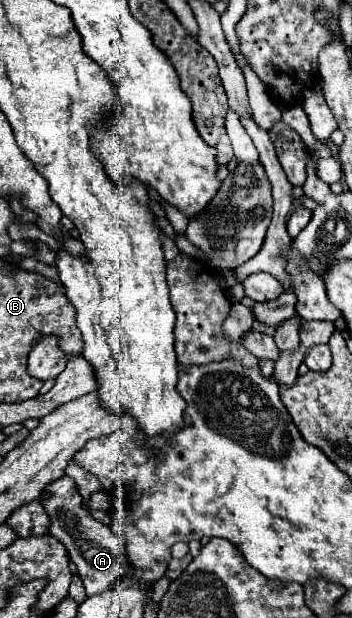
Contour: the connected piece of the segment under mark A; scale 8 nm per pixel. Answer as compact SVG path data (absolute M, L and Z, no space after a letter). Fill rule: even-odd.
M63 476L55 482L51 482L45 490L49 490L49 498L43 502L45 510L51 516L49 534L55 536L69 552L79 576L83 578L83 586L87 596L101 594L107 586L113 586L119 582L119 578L125 578L133 574L133 566L129 564L125 542L109 532L109 528L101 522L95 522L87 516L87 512L81 508L81 494L75 490L75 482L69 476Z

